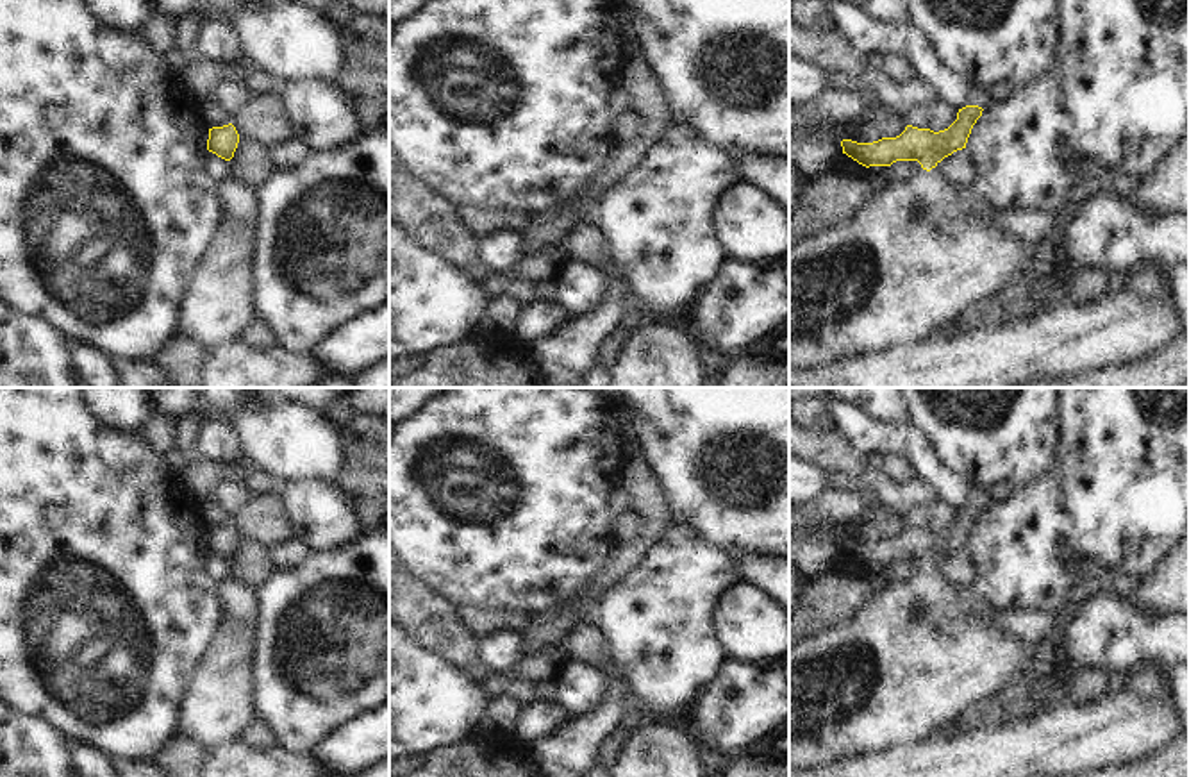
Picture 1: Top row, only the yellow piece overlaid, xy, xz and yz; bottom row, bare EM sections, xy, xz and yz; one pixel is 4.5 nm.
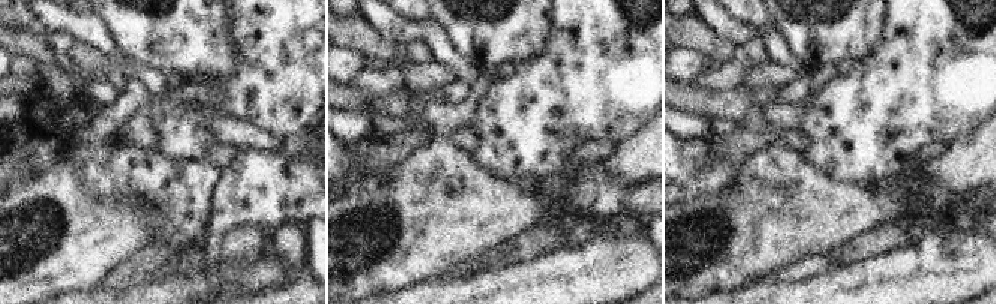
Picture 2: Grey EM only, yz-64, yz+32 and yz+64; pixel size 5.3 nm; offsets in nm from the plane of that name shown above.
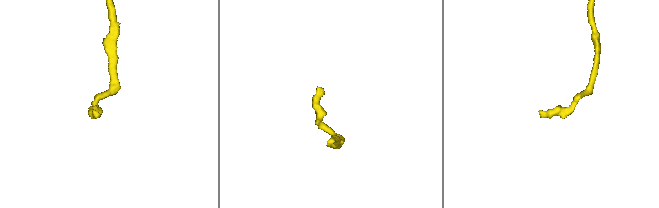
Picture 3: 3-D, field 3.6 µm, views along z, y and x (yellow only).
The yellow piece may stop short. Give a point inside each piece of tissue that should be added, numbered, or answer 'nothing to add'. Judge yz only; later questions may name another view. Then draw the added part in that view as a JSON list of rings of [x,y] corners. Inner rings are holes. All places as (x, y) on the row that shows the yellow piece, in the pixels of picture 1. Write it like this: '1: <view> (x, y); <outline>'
1: yz (911, 259); [[[941,163],[868,198],[848,220],[789,246],[789,370],[830,366],[937,338],[969,305],[1032,275],[1035,254],[1000,225],[966,213]]]

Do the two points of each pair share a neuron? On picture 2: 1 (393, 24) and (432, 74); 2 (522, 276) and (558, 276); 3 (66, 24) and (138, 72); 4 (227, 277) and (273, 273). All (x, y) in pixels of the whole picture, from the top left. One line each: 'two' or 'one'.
1: two
2: one
3: one
4: one

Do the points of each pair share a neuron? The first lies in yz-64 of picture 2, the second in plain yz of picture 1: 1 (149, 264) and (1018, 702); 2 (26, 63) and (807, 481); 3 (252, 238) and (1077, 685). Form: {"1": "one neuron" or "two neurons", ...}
{"1": "one neuron", "2": "two neurons", "3": "one neuron"}

